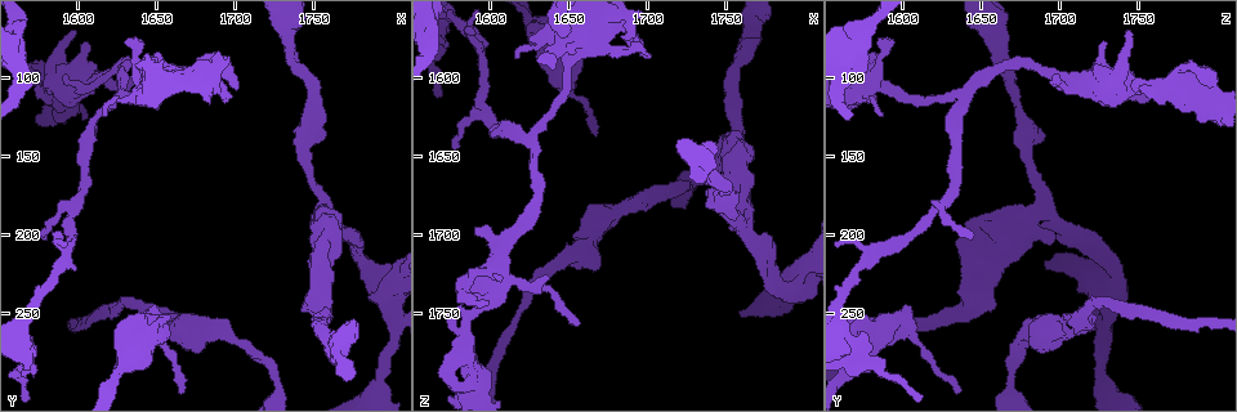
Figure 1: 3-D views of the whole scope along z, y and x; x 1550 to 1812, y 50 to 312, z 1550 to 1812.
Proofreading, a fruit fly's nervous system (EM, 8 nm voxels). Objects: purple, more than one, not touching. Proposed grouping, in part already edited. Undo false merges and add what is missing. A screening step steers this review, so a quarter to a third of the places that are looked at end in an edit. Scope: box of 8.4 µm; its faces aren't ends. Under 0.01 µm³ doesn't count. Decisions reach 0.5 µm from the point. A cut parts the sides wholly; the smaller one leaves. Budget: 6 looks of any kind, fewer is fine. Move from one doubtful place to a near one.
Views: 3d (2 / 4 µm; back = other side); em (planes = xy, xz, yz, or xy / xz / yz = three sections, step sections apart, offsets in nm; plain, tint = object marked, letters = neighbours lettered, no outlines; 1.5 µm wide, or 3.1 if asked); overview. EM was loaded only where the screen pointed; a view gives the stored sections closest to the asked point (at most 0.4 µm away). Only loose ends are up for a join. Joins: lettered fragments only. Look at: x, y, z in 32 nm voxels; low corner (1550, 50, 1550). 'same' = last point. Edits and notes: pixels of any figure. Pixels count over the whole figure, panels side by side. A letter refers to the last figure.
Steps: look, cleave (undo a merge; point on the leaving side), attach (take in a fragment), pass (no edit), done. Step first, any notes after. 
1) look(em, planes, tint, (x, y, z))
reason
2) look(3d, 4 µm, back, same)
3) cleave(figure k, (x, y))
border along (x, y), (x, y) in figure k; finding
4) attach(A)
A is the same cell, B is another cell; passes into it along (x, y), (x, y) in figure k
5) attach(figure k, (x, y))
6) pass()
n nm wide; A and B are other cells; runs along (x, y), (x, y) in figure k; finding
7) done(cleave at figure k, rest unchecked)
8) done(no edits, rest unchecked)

look(em, planes, tint, (1758, 186, 1692))
thick turns thin

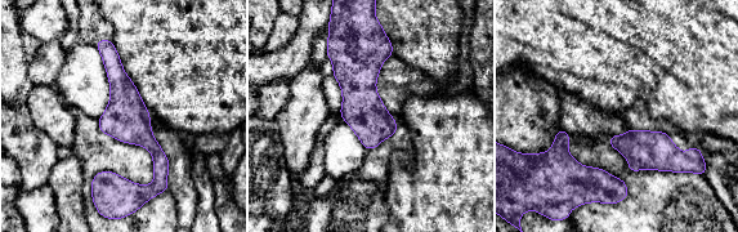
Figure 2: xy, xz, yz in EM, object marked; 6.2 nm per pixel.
look(em, planes, letters, same)
see the neighbours

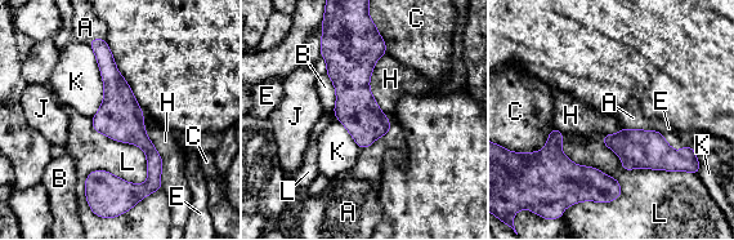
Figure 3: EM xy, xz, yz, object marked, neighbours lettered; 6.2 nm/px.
pass()
260 nm wide; A, B, C, E, H, J, K and L are other cells; runs along (99, 41), (152, 155), (152, 180), (113, 194) in figure 3; continuous, no second neuron

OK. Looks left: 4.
look(em, xy, step 4, tint, (1574, 112, 1756))
branch stops here

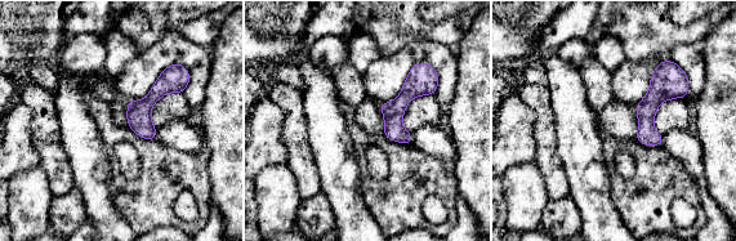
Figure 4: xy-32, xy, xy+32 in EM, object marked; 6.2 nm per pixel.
look(em, planes, letters, same)

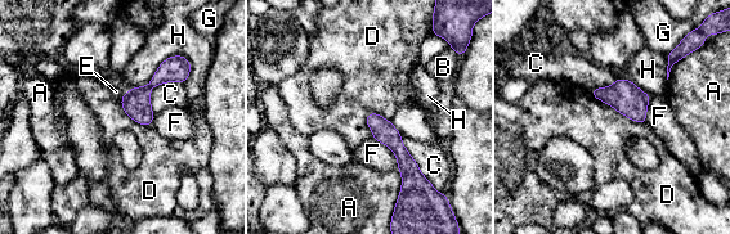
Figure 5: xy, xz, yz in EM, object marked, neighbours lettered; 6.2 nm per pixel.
pass()
140 nm wide; A, B, C, D, E, F, G and H are other cells; runs along (372, 116), (404, 158), (410, 180) in figure 5; no lettered fragment goes on from it

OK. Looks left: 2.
look(em, yz, step 4, letters, (1624, 114, 1638))
abrupt turn

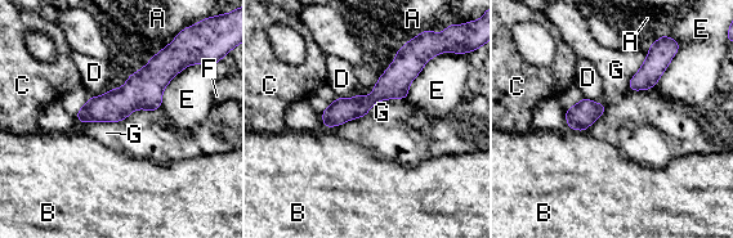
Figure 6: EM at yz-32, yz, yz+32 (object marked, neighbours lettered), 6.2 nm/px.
pass()
60 nm wide; A, B, C, D, E, F and G are other cells; runs along (415, 71), (327, 122) in figure 6; one neuron here

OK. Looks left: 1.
done(no edits, rest unchecked)

